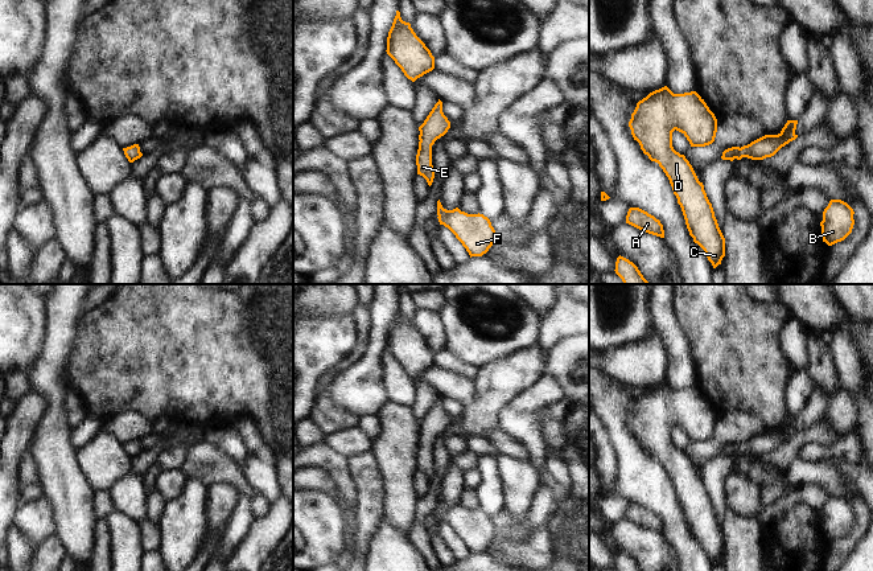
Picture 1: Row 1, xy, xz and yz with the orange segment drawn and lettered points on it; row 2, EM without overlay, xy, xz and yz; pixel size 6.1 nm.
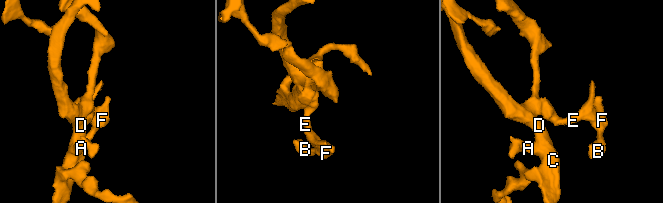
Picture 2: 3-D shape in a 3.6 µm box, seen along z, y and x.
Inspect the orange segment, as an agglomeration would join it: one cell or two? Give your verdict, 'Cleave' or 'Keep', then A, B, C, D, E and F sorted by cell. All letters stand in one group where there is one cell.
Keep. Groups: A B C D E F.

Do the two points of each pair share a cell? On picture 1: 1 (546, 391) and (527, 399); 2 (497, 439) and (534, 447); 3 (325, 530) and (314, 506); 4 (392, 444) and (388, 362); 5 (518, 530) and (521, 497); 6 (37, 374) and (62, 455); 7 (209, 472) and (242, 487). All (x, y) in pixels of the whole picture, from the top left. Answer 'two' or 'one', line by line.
1: one
2: two
3: one
4: two
5: one
6: one
7: one

